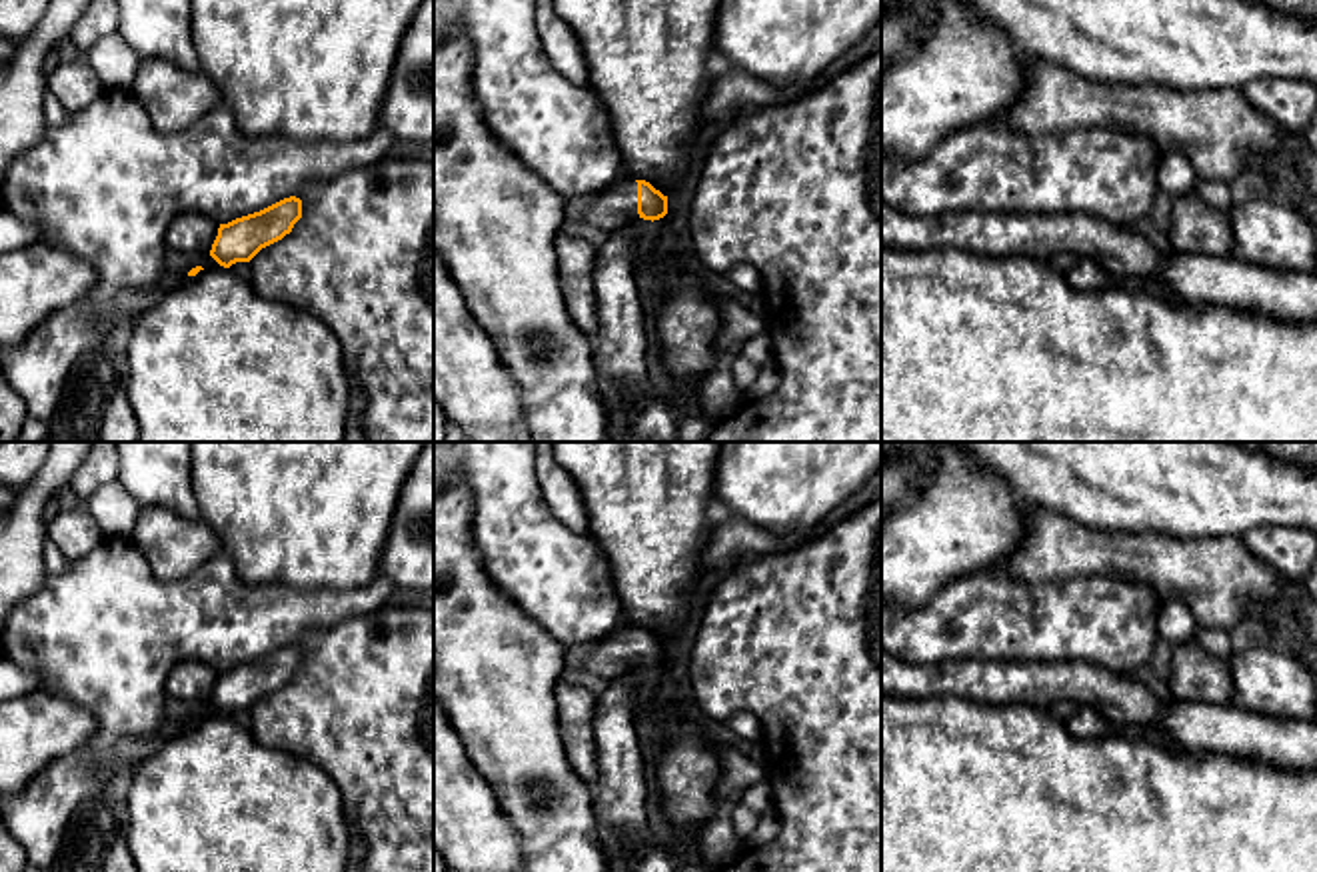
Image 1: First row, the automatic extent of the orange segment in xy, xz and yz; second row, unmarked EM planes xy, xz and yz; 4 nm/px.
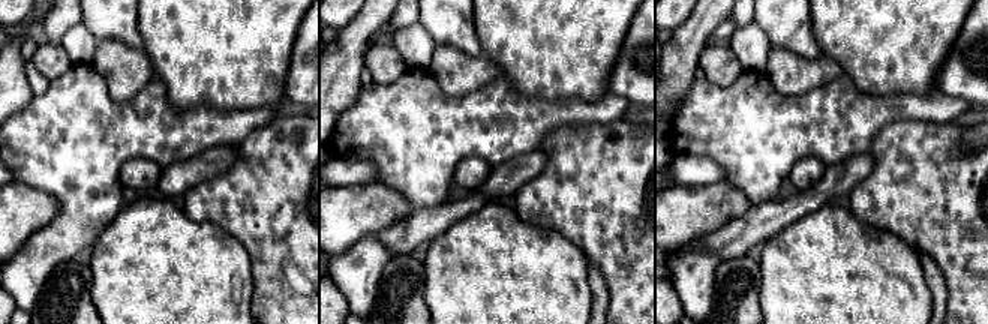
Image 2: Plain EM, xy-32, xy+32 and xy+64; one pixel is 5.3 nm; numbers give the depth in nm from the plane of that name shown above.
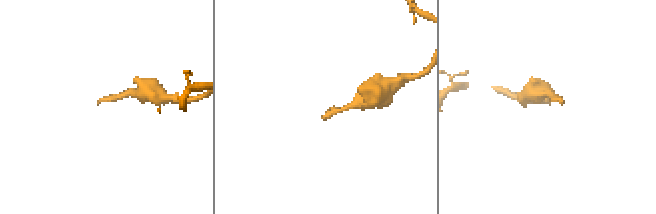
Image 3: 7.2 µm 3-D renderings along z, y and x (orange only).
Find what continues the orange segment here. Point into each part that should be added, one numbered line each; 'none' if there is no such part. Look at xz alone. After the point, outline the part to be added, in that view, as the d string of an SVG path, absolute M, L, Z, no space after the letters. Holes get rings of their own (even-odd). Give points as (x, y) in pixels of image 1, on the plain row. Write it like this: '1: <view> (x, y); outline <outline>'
1: xz (612, 654); outline M614 628L602 638L564 648L564 670L592 672L612 680L630 668L640 668L636 628Z

